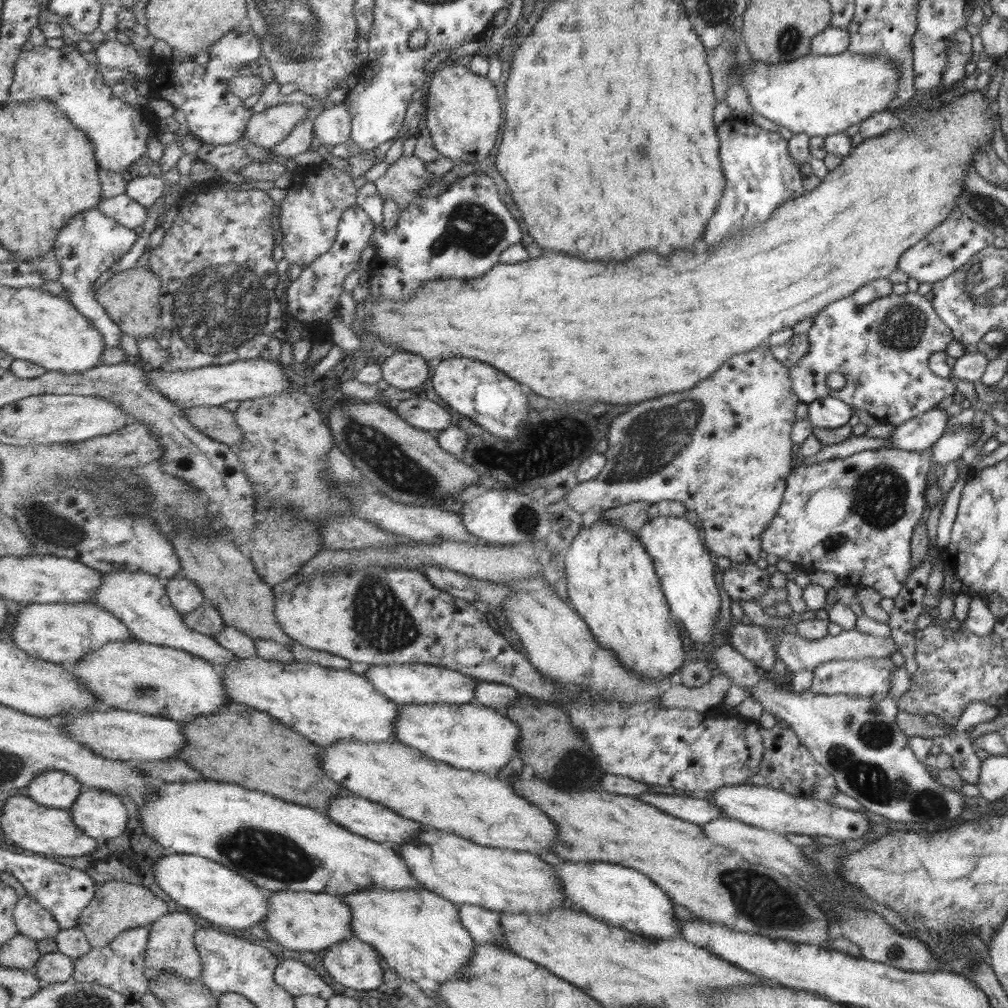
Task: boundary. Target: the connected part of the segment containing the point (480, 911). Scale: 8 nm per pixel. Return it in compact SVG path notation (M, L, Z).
M462 904L459 911L465 928L472 933L477 943L493 943L508 948L500 912L476 904Z

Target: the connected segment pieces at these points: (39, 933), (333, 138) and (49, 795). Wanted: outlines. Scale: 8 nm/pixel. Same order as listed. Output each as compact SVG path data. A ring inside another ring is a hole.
M29 894L19 899L14 919L21 935L37 941L54 938L61 929L53 913Z
M344 104L325 108L313 122L313 134L329 150L352 140L352 116Z
M63 771L43 772L27 789L27 795L39 804L68 810L85 790L84 785L76 777Z

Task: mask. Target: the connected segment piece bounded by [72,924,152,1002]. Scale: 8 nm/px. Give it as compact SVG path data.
M152 924L143 928L131 928L116 936L105 948L92 949L87 955L75 959L72 980L109 986L127 997L129 1002L139 1002L145 993L149 993L149 981L148 977L145 977L145 970L151 928Z

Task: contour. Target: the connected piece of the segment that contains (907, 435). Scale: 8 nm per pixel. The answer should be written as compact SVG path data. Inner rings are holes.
M938 406L898 424L888 435L887 449L920 451L930 446L946 429L948 416Z

